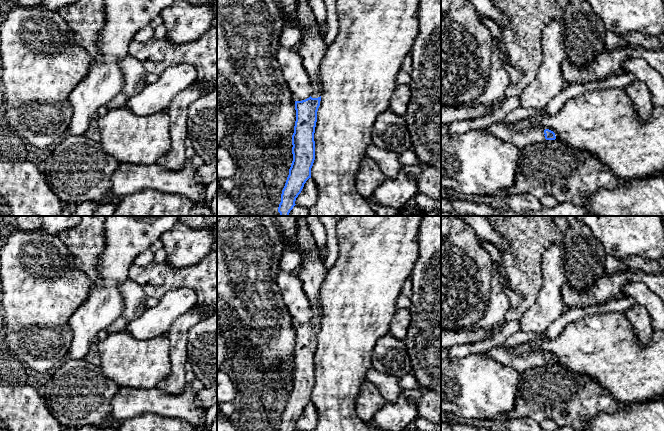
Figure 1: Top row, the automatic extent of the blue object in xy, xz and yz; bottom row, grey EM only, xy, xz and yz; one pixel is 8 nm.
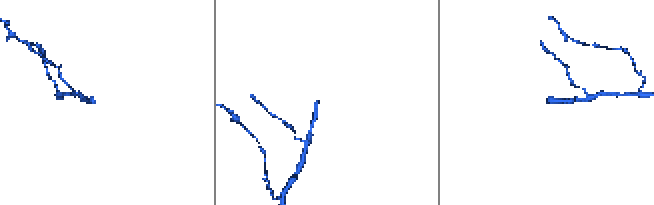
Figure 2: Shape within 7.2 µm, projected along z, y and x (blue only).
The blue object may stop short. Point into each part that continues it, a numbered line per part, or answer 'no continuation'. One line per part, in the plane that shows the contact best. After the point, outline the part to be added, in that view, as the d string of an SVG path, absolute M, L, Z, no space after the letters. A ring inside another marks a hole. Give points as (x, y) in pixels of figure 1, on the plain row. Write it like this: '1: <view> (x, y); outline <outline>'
1: xz (312, 273); outline M296 216L296 218L296 251L302 257L298 278L302 281L303 289L313 310L311 321L318 322L323 316L320 291L327 272L323 263L319 260L317 244L309 229L307 220L304 216Z

